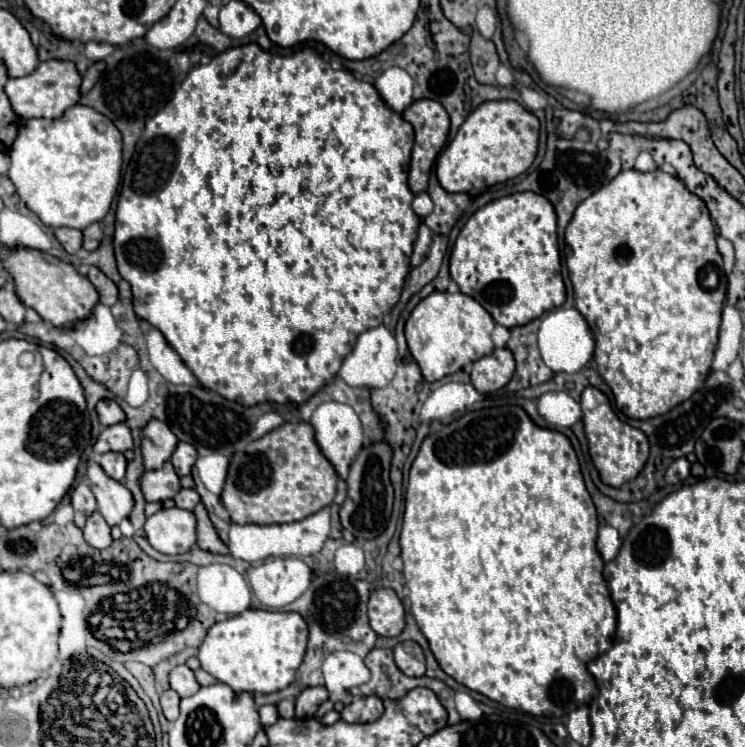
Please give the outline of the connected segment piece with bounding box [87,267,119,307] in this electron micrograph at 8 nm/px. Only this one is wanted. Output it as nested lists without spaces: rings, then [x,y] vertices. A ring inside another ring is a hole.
[[[91,267],[89,269],[89,273],[87,273],[87,279],[95,285],[95,289],[97,289],[97,293],[99,293],[99,303],[103,303],[103,305],[115,305],[115,301],[117,301],[117,287],[115,287],[115,283],[111,281],[111,279],[107,279],[97,267]]]

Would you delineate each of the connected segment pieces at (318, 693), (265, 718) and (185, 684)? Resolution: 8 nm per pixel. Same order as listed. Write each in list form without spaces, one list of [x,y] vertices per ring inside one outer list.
[[[311,687],[311,689],[303,689],[299,693],[299,697],[295,699],[295,715],[299,719],[307,719],[307,717],[313,717],[317,707],[329,699],[329,693],[327,689],[323,687]]]
[[[263,705],[259,707],[259,717],[261,717],[261,725],[271,725],[279,719],[277,707],[275,705]]]
[[[177,665],[169,673],[169,685],[179,693],[179,697],[189,697],[199,689],[199,683],[193,677],[193,671],[187,665]]]

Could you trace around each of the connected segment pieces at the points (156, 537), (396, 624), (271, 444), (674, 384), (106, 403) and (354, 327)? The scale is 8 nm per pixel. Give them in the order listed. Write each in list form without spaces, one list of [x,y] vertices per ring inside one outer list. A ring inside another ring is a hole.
[[[161,509],[145,521],[147,541],[165,555],[185,553],[195,545],[195,517],[191,511]]]
[[[375,589],[367,613],[371,629],[381,637],[397,637],[405,627],[405,609],[393,589]]]
[[[285,423],[257,441],[245,445],[243,451],[237,451],[229,463],[227,481],[221,491],[223,507],[227,509],[233,523],[257,523],[257,525],[271,525],[271,523],[293,523],[301,521],[323,507],[331,505],[337,487],[337,473],[333,471],[331,463],[319,451],[313,435],[313,427],[309,423]]]
[[[635,169],[621,171],[609,185],[601,187],[593,195],[589,195],[573,213],[573,219],[569,221],[565,229],[565,261],[569,269],[569,279],[573,283],[575,293],[575,307],[589,323],[593,337],[595,337],[595,365],[597,373],[601,369],[603,381],[611,387],[617,409],[631,417],[631,419],[651,419],[657,415],[663,415],[671,411],[675,405],[687,401],[707,379],[711,369],[713,351],[717,345],[717,331],[721,323],[721,307],[725,299],[725,283],[723,283],[723,263],[721,255],[717,251],[715,243],[715,229],[709,217],[709,211],[705,203],[693,195],[677,177],[671,177],[669,173],[655,169],[651,173],[641,173]]]
[[[101,399],[95,407],[97,411],[97,417],[99,417],[99,423],[101,425],[115,425],[115,423],[121,423],[125,421],[125,413],[123,409],[115,403],[115,401],[109,401],[109,399]]]
[[[249,43],[217,55],[209,65],[191,69],[171,101],[147,121],[125,171],[117,201],[113,249],[121,277],[131,285],[137,317],[149,321],[163,333],[167,343],[179,353],[183,363],[205,389],[247,407],[259,401],[307,403],[325,381],[335,377],[341,361],[355,347],[357,335],[371,327],[379,327],[383,317],[401,297],[405,277],[411,269],[409,257],[421,225],[421,219],[411,209],[413,193],[407,185],[411,149],[413,127],[383,103],[377,89],[371,83],[353,79],[349,71],[333,71],[331,65],[313,49],[303,49],[291,55],[271,55],[259,45]],[[279,169],[293,173],[279,179],[275,175]],[[157,181],[173,181],[173,195],[163,201],[151,199],[157,195]]]

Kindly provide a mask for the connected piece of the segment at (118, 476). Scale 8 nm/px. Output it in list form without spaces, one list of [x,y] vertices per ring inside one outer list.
[[[103,453],[99,457],[99,465],[103,467],[103,471],[115,479],[115,481],[121,481],[123,475],[125,475],[125,467],[127,467],[127,459],[123,457],[123,453]]]

